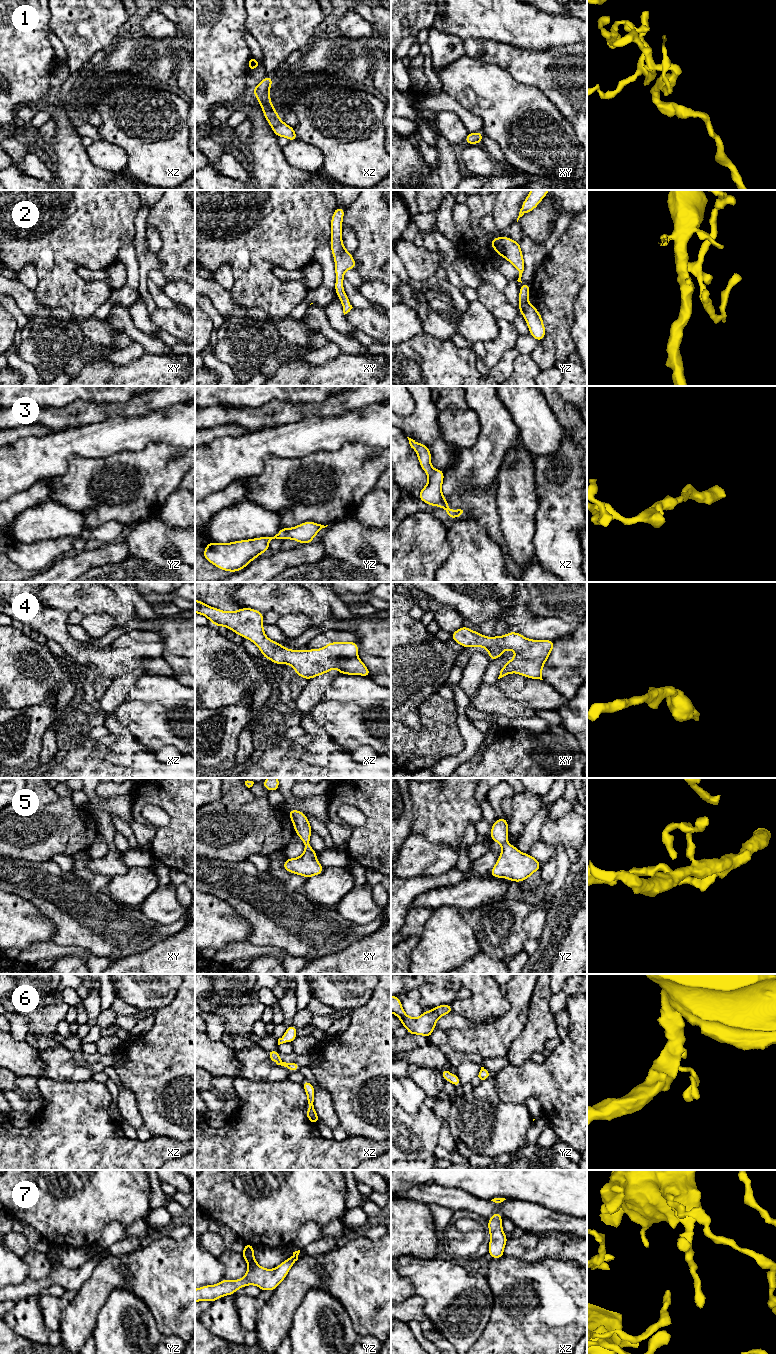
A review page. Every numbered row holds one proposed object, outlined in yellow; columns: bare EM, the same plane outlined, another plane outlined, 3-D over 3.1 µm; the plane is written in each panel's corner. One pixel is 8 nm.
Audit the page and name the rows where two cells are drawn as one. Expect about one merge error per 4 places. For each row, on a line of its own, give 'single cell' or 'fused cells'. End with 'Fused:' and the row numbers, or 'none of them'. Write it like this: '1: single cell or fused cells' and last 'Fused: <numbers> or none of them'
1: single cell
2: single cell
3: single cell
4: single cell
5: single cell
6: single cell
7: single cell
Fused: none of them

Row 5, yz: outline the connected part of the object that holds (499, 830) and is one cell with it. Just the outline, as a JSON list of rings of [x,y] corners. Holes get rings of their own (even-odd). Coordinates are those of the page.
[[[505,817],[497,818],[491,826],[490,838],[502,847],[502,851],[491,869],[490,876],[506,878],[512,882],[525,881],[534,872],[541,869],[542,865],[531,854],[520,852],[516,846],[509,844],[507,837],[508,820]]]

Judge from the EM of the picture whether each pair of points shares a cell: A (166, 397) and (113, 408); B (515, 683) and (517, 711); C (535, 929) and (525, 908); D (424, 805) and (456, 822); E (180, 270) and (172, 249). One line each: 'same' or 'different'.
A: same
B: different
C: different
D: same
E: same

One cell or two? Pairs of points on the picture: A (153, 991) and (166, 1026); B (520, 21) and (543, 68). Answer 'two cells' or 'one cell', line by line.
A: two cells
B: two cells

